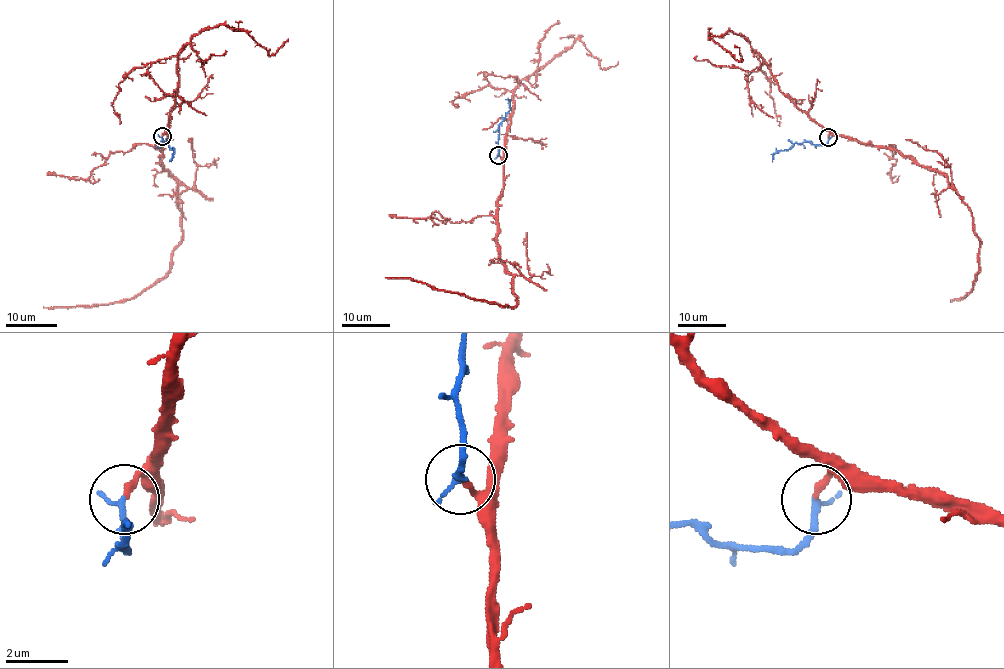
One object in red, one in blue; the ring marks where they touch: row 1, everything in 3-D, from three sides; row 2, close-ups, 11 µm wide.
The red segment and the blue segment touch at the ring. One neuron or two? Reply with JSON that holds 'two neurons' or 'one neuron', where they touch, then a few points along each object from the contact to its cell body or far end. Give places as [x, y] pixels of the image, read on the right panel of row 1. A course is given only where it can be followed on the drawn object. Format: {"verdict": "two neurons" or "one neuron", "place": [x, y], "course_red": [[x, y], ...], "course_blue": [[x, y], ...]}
{"verdict": "one neuron", "place": [828, 137], "course_red": [[828, 137], [847, 136], [911, 156], [937, 170], [965, 204], [979, 241], [978, 272], [970, 291], [950, 299]], "course_blue": [[828, 137], [824, 145], [796, 143], [778, 150], [772, 161]]}

